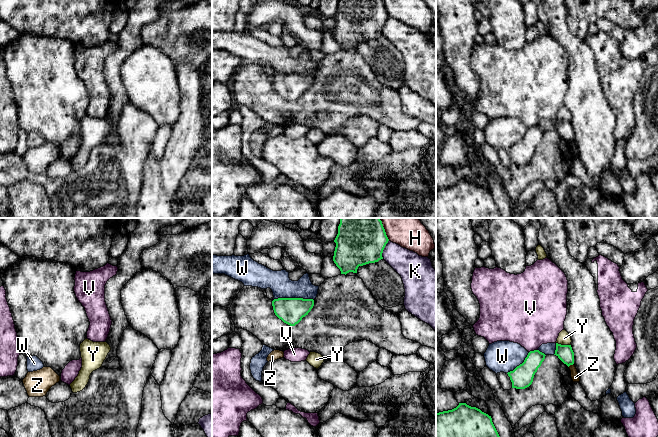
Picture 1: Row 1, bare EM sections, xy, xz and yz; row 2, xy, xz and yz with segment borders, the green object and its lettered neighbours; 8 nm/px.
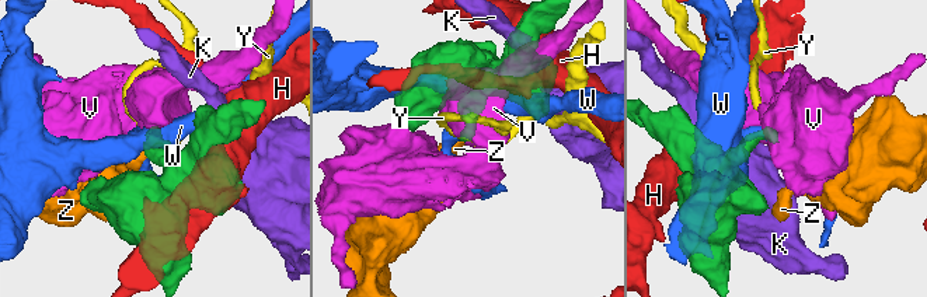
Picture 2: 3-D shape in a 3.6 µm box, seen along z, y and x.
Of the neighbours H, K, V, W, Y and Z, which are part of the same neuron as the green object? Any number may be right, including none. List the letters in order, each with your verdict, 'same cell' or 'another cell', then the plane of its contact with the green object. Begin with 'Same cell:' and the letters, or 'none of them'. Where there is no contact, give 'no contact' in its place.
Same cell: none of them
H: another cell; meets green in xz
K: another cell; meets green in xz
V: another cell; meets green in yz
W: another cell; meets green in xz
Y: another cell; meets green in yz
Z: another cell; meets green in yz

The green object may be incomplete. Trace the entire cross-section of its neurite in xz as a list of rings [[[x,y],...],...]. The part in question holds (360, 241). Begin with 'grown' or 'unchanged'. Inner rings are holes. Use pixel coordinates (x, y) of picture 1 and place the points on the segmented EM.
unchanged; [[[340,218],[333,261],[341,274],[357,273],[359,266],[383,259],[382,253],[389,239],[380,218]]]

